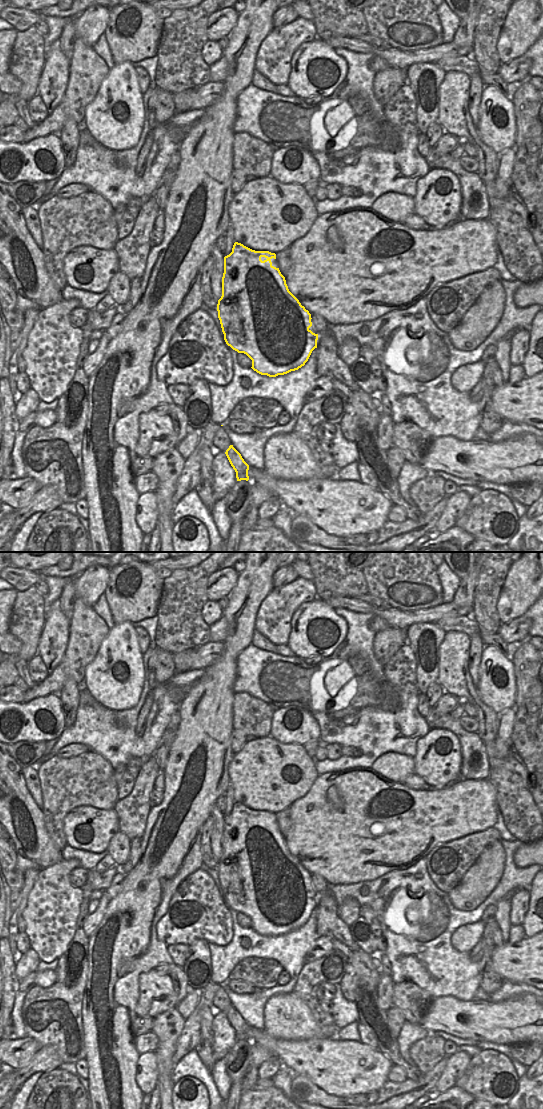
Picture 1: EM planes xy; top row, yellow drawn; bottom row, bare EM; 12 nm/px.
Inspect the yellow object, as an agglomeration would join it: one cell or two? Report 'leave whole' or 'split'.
split

